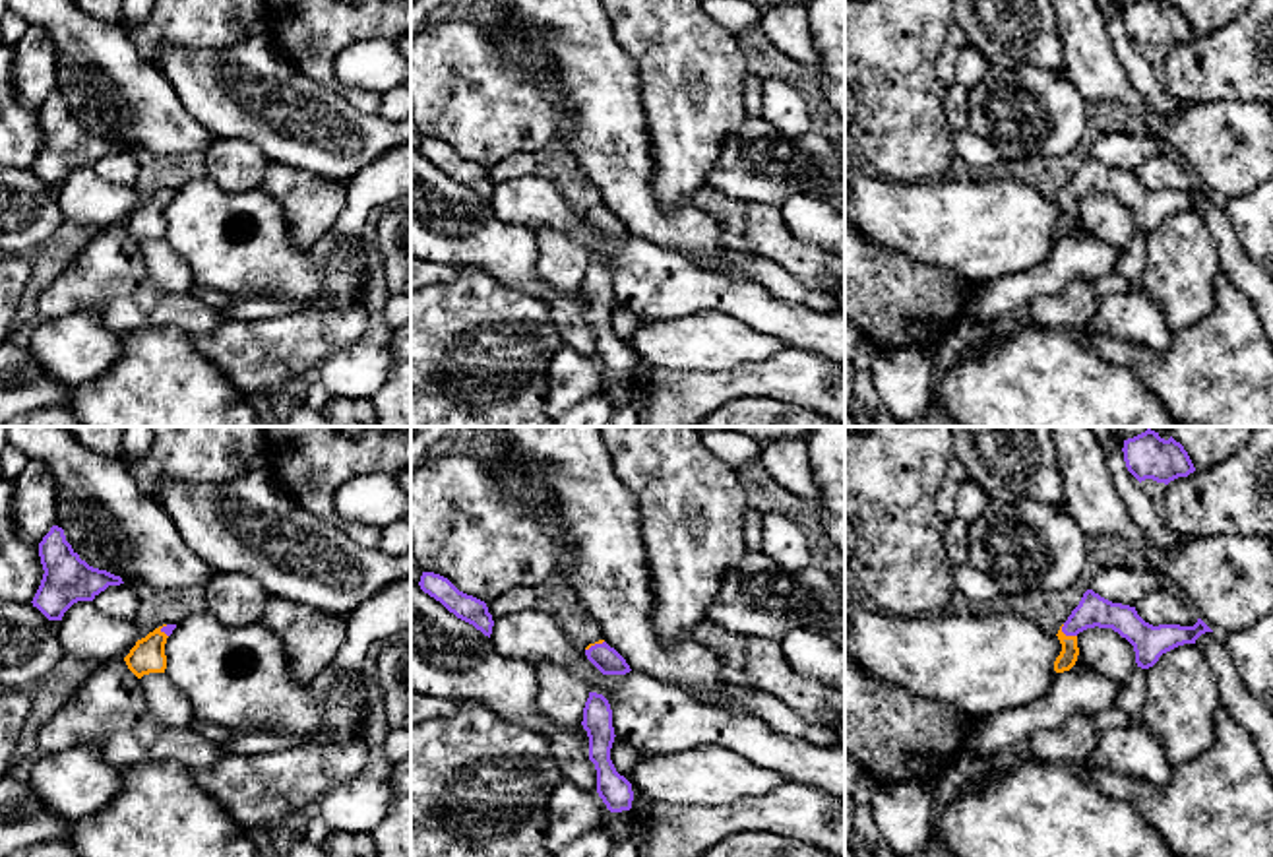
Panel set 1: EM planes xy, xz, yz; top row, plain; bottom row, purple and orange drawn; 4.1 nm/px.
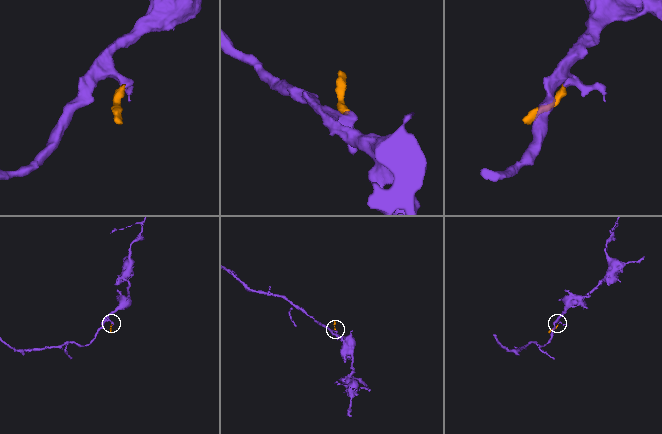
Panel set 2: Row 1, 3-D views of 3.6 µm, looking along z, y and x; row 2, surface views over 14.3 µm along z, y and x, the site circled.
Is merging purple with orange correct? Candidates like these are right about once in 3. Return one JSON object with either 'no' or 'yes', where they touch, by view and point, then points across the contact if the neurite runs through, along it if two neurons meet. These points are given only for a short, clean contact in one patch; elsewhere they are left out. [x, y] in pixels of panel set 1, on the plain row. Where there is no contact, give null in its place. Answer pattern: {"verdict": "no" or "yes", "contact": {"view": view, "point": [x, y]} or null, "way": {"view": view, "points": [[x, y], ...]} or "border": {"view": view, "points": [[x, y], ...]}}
{"verdict": "yes", "contact": {"view": "yz", "point": [1068, 200]}, "way": {"view": "yz", "points": [[1093, 175], [1068, 200], [1068, 222]]}}

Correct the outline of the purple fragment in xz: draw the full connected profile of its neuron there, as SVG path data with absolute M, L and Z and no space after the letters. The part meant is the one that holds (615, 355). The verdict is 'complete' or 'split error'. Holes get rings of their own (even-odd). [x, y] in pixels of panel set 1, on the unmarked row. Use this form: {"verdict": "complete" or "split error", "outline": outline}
{"verdict": "complete", "outline": "M589 258L583 273L583 295L589 302L589 326L597 335L597 359L610 378L632 374L632 349L620 341L610 326L614 308L612 275L603 260Z"}

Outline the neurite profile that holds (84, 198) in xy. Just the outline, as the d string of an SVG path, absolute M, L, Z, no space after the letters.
M78 167L64 178L58 202L66 221L107 227L130 219L138 194L134 186L99 178L93 167Z

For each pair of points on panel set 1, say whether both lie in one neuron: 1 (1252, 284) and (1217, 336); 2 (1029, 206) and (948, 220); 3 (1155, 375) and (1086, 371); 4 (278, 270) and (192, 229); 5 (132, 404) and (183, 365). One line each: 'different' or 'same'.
1: different
2: same
3: different
4: same
5: same

